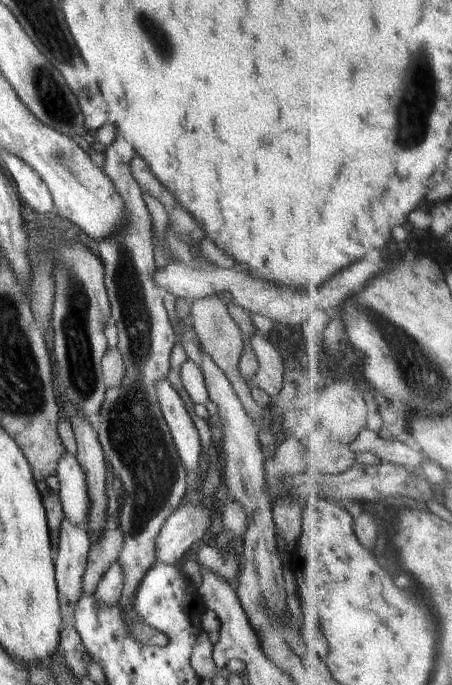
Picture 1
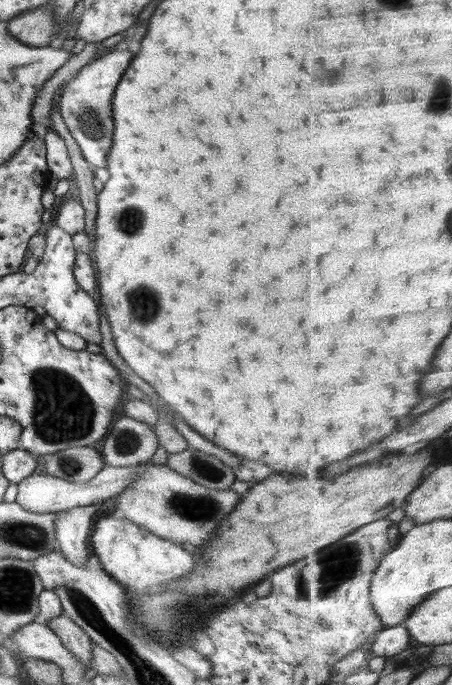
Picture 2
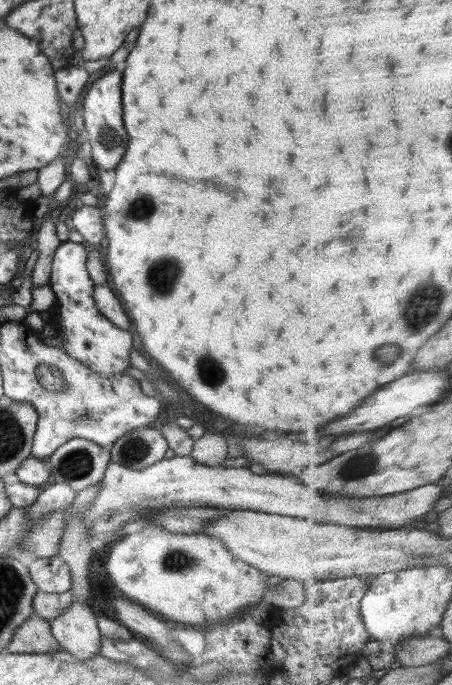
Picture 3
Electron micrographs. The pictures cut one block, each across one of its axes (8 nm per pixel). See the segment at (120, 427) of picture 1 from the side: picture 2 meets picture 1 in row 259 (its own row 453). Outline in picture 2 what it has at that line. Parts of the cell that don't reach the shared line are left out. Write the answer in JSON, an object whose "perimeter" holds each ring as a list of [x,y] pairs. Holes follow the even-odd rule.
{"perimeter":[[[120,416],[111,424],[102,442],[102,460],[108,466],[137,466],[151,462],[158,450],[154,430],[144,422]]]}

